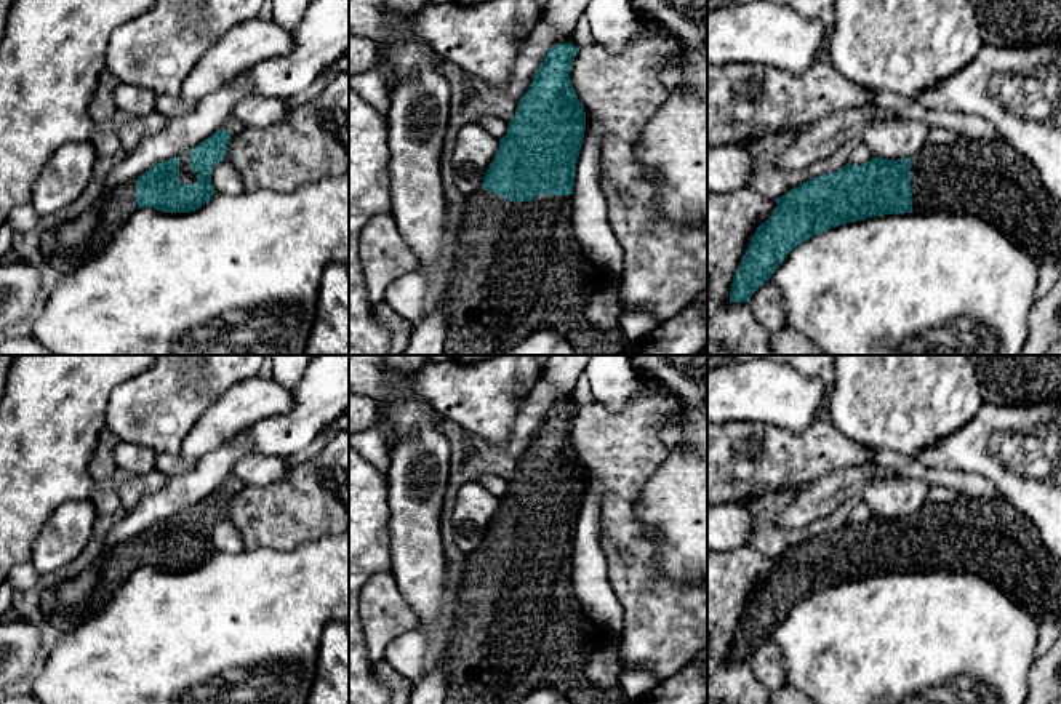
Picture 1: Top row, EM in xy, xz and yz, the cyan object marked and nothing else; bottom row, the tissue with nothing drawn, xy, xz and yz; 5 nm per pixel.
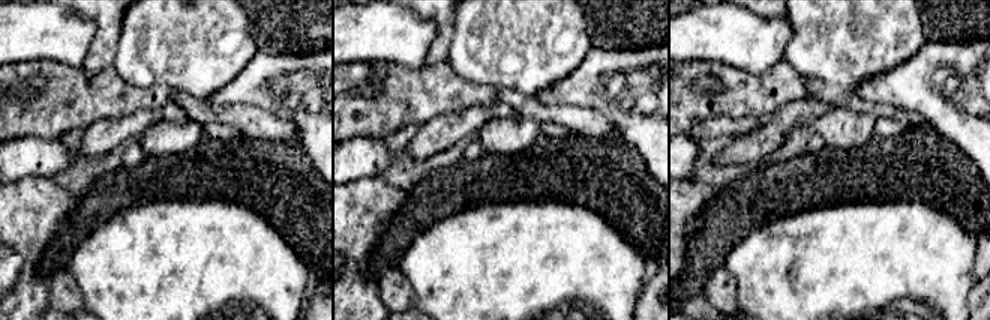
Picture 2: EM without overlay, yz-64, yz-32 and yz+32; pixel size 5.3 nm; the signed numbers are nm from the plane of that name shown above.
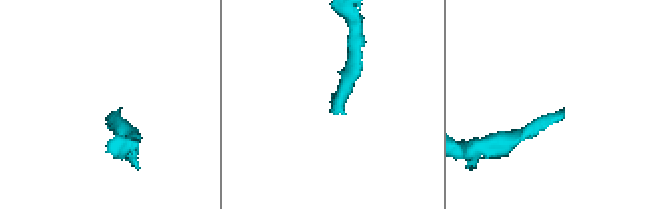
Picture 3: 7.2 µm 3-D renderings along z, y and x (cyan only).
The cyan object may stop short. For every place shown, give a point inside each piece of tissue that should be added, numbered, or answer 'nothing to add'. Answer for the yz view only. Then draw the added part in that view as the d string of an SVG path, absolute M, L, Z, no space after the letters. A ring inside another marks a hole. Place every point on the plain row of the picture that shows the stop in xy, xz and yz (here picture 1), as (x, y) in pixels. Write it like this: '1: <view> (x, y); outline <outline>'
1: yz (988, 538); outline M959 494L954 502L938 504L930 499L911 515L912 571L973 573L1000 586L1035 621L1042 614L1061 614L1061 560L1043 546L1037 528L1000 498L984 501Z

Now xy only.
1: xy (186, 533); outline M190 509L179 514L179 542L195 542L197 530L190 528Z

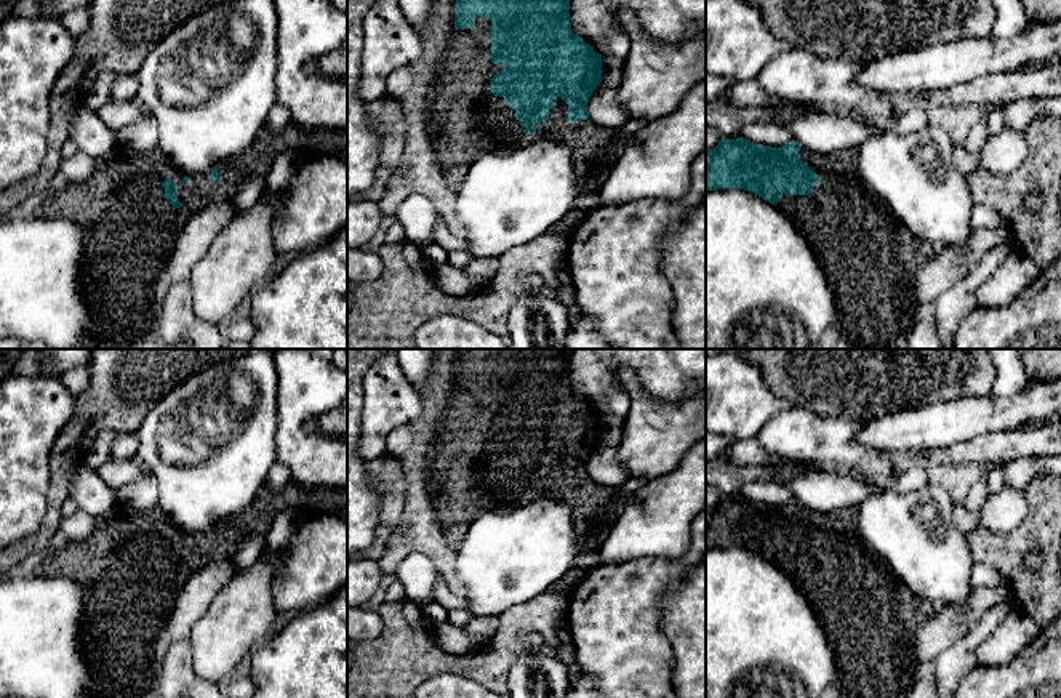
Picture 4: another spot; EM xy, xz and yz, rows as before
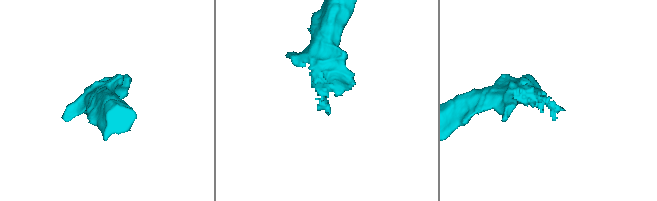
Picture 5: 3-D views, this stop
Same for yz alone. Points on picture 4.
1: yz (868, 615); outline M800 504L799 514L816 532L819 540L810 554L783 552L776 567L792 580L808 600L829 639L835 658L834 685L845 698L904 698L917 671L911 656L909 640L915 632L917 616L925 604L866 546L858 532L856 507L819 512Z

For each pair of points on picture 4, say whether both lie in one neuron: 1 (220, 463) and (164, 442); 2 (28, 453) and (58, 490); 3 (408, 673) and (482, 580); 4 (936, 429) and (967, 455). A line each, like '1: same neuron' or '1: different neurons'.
1: same neuron
2: different neurons
3: different neurons
4: different neurons

